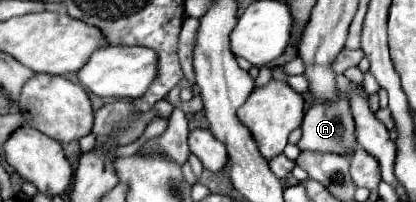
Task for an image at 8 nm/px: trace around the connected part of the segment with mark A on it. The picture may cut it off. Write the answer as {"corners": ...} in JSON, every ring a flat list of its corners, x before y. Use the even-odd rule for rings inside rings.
{"corners":[[341,98,341,102,333,106,311,106,303,118,301,130,303,136,297,142,299,150,345,154,355,142,355,122,347,98]]}

